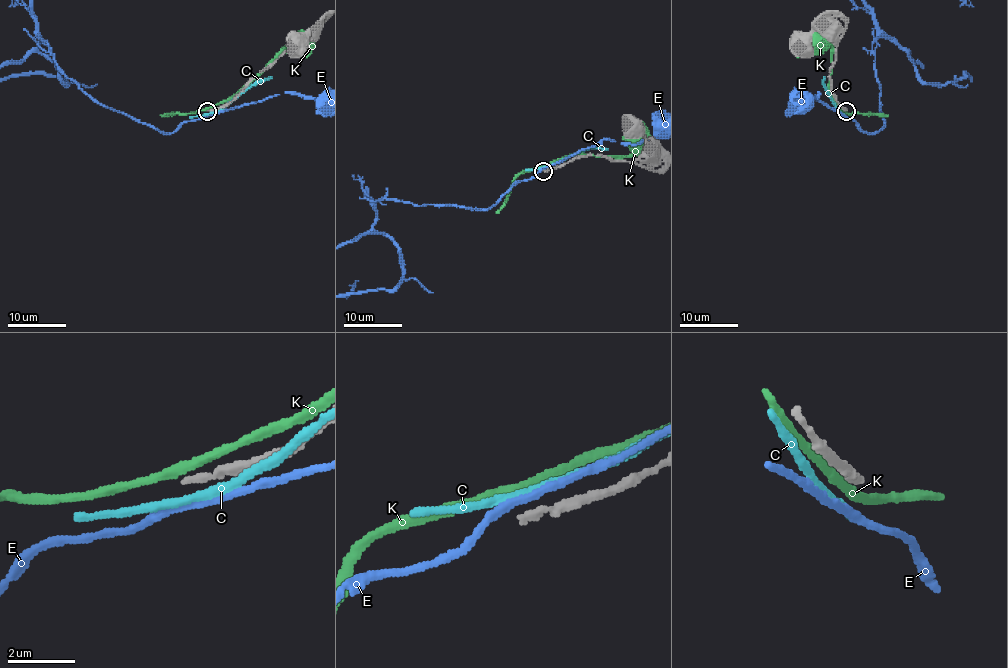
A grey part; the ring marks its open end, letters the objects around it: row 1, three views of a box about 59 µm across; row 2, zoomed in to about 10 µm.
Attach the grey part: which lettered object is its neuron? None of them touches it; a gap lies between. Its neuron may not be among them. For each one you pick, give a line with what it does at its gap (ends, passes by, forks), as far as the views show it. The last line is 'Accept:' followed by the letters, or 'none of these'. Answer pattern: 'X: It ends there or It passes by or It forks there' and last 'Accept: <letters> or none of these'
Accept: none of these

